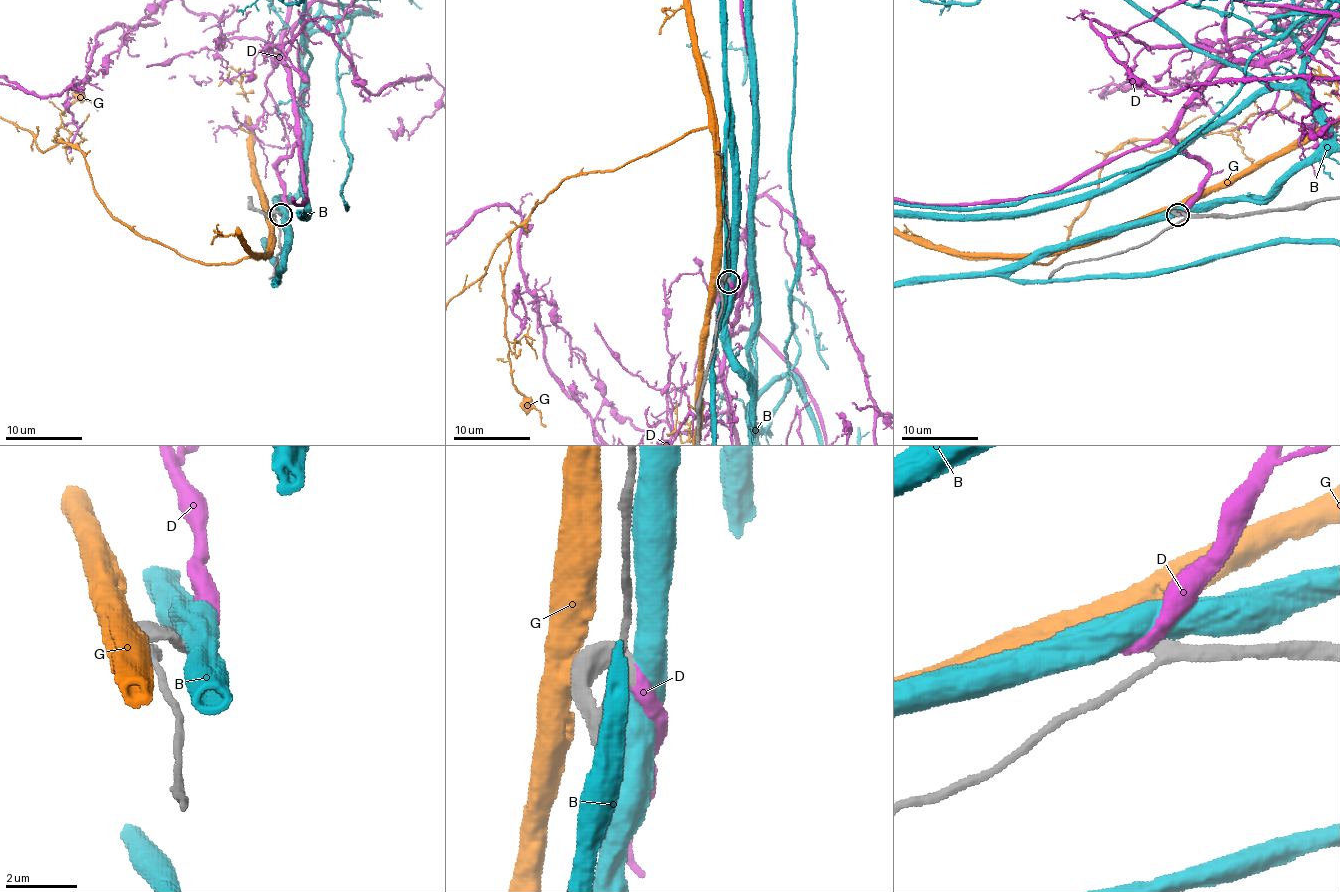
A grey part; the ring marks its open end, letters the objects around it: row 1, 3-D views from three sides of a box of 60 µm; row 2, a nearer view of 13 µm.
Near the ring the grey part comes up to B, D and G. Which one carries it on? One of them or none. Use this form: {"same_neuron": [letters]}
{"same_neuron": ["D"]}

